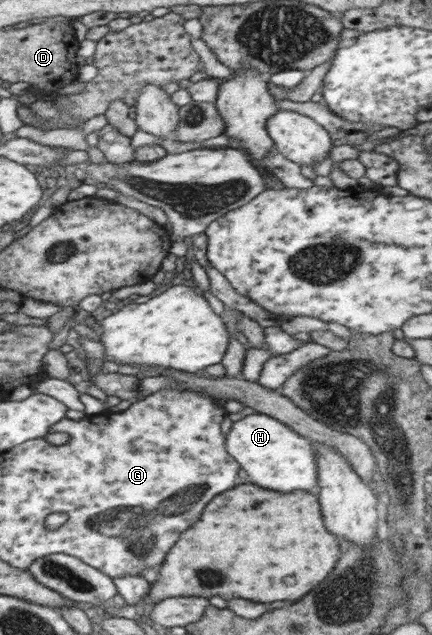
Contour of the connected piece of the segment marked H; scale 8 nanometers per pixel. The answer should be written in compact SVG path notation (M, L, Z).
M247 414L231 423L227 438L228 454L240 462L241 469L251 477L251 483L273 491L305 490L313 494L320 487L315 479L315 451L312 441L268 414Z

